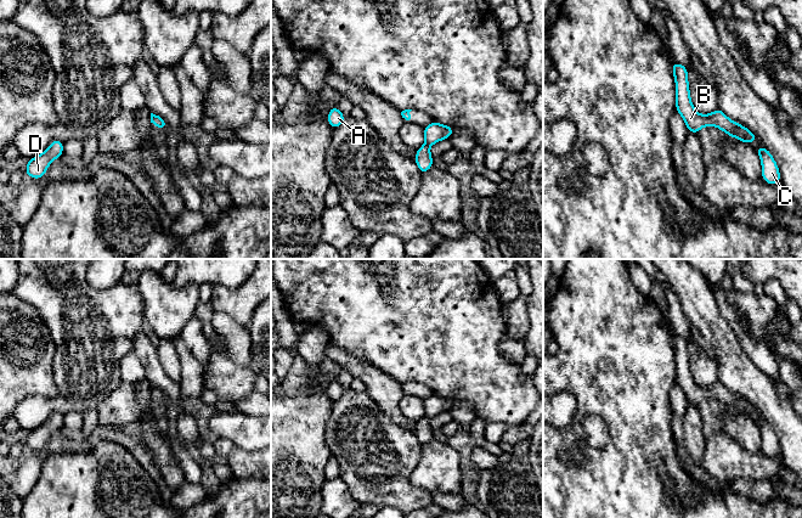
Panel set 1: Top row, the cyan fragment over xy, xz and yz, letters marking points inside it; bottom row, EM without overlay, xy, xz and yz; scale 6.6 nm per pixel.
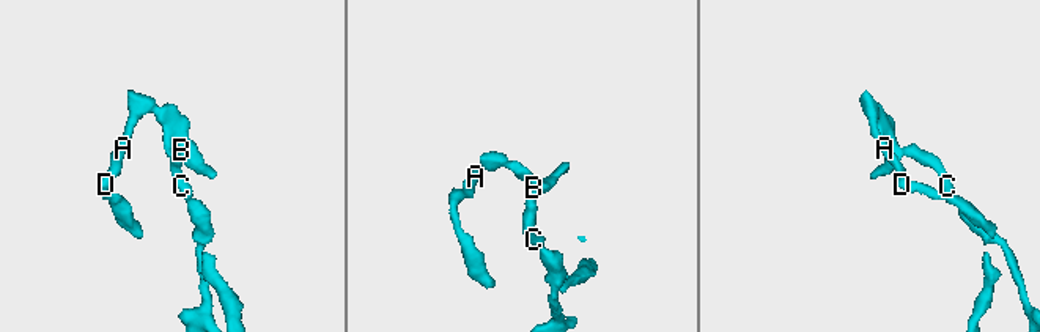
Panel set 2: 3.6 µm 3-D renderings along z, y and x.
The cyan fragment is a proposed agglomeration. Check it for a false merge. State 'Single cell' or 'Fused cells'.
Single cell

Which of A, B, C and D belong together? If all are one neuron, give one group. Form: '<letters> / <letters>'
A B C D

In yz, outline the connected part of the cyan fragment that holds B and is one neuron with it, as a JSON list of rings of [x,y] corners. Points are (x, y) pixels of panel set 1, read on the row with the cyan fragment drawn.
[[[672,62],[672,69],[676,81],[676,111],[682,116],[688,131],[697,134],[704,125],[707,128],[715,125],[730,137],[738,137],[740,142],[750,145],[752,141],[758,140],[752,131],[738,122],[730,120],[719,108],[705,116],[697,113],[690,98],[687,67]]]

